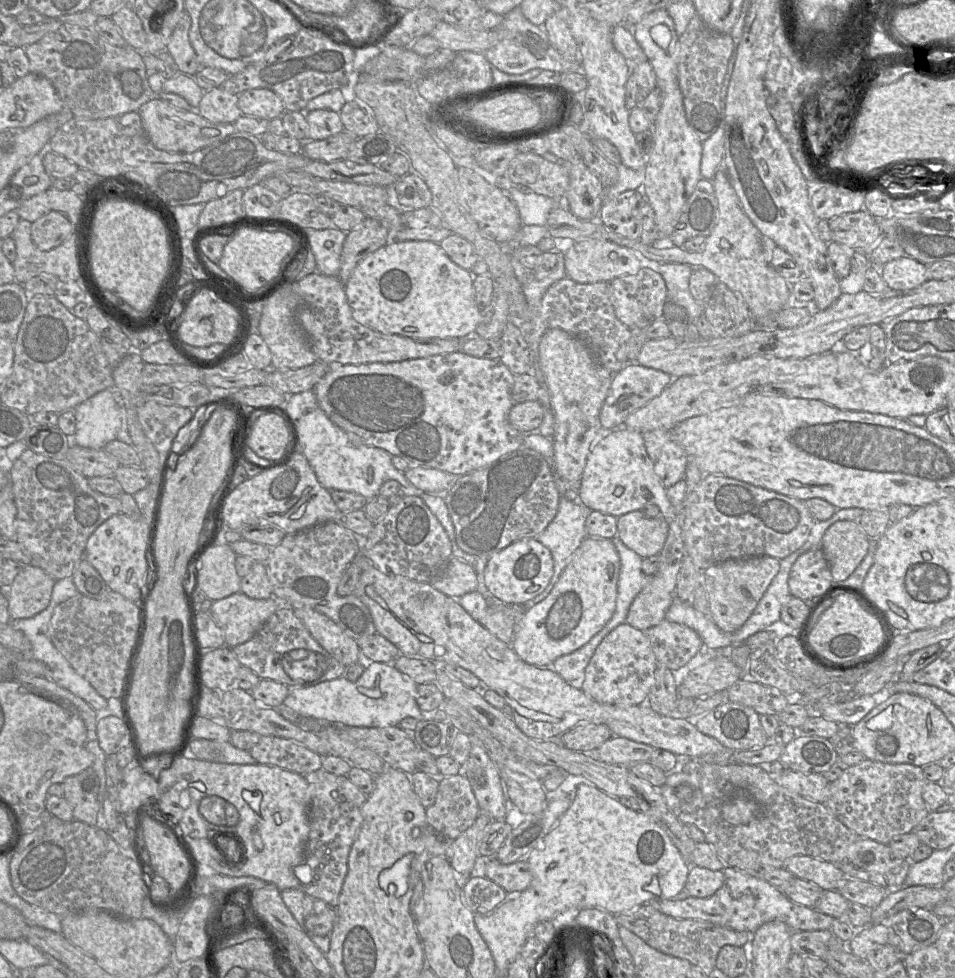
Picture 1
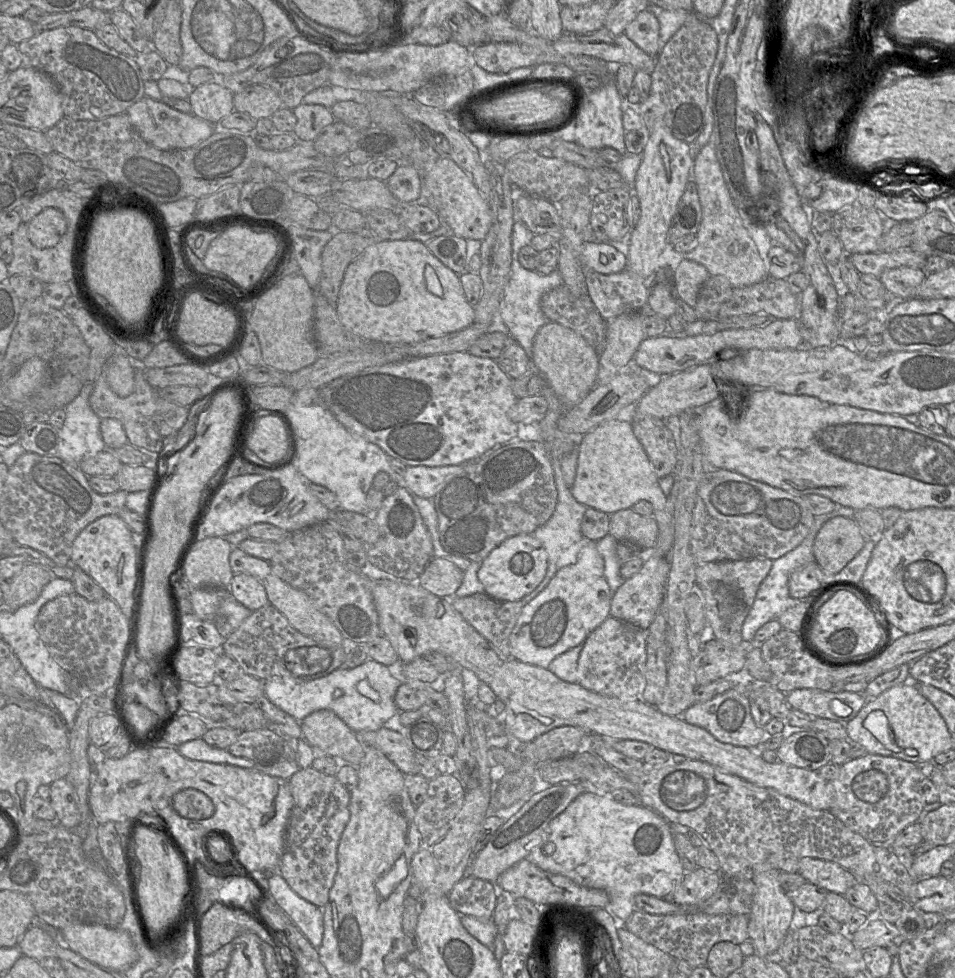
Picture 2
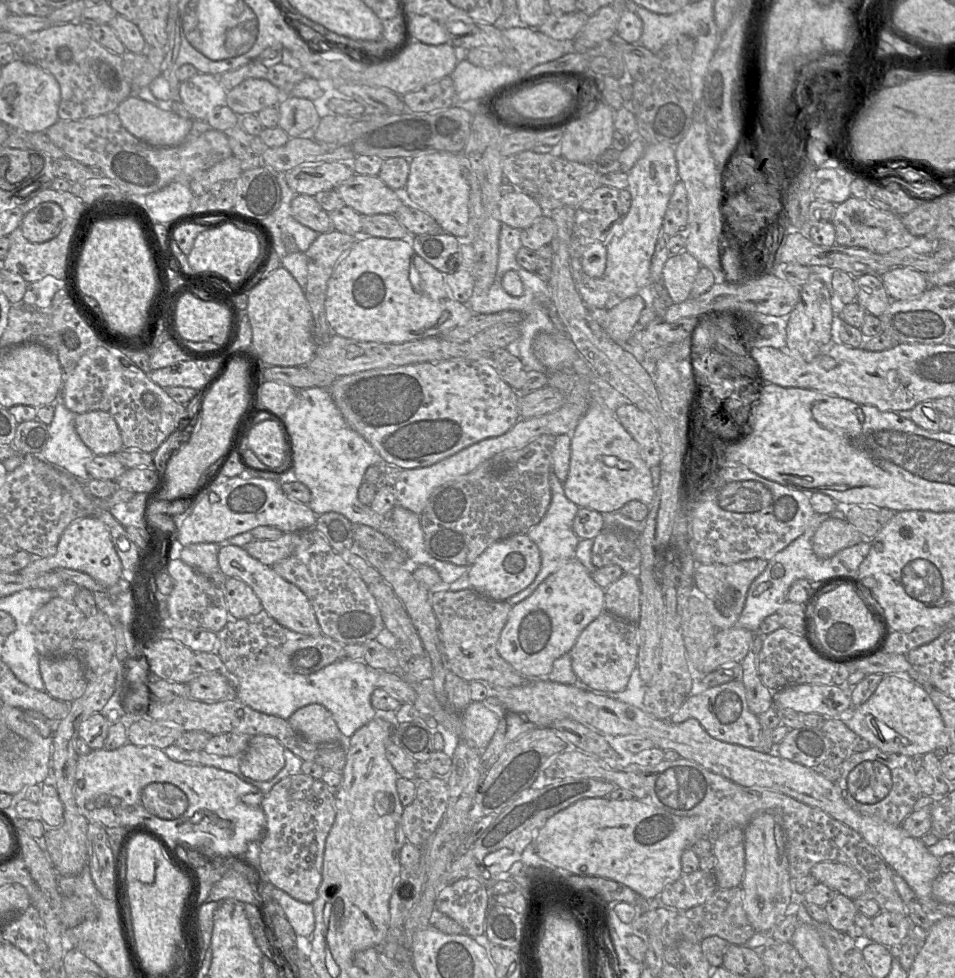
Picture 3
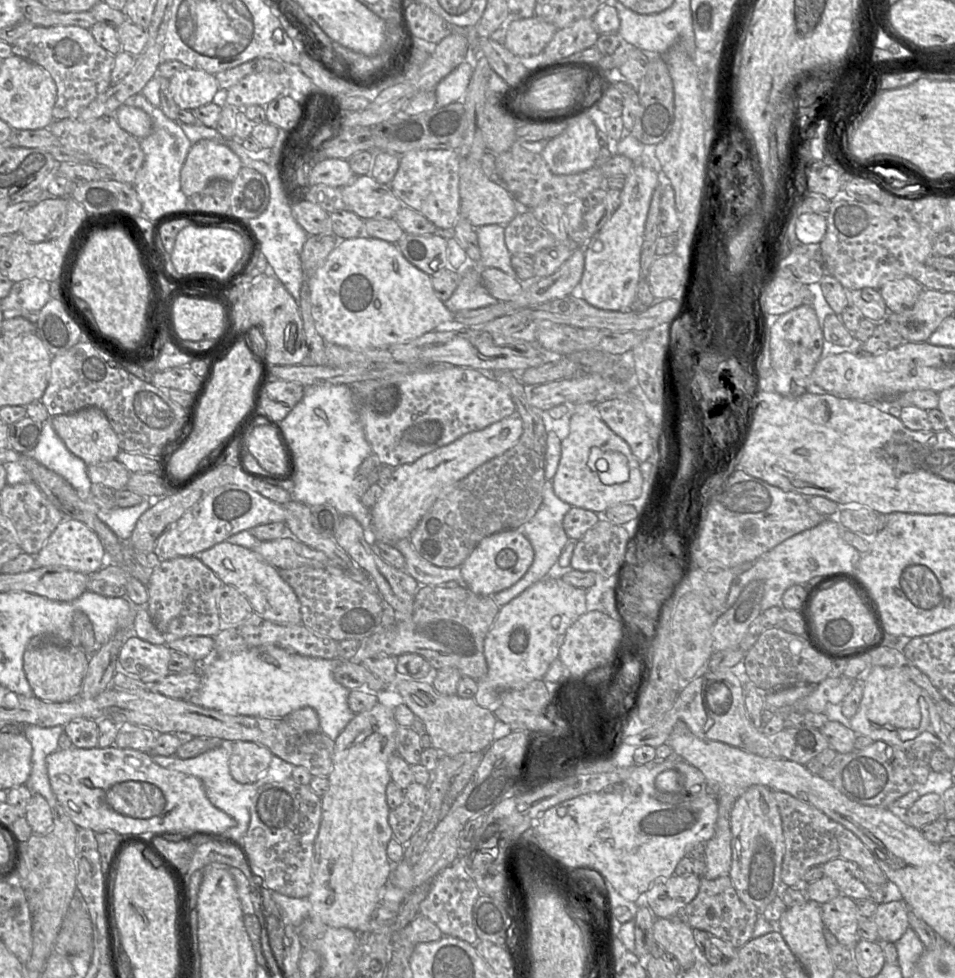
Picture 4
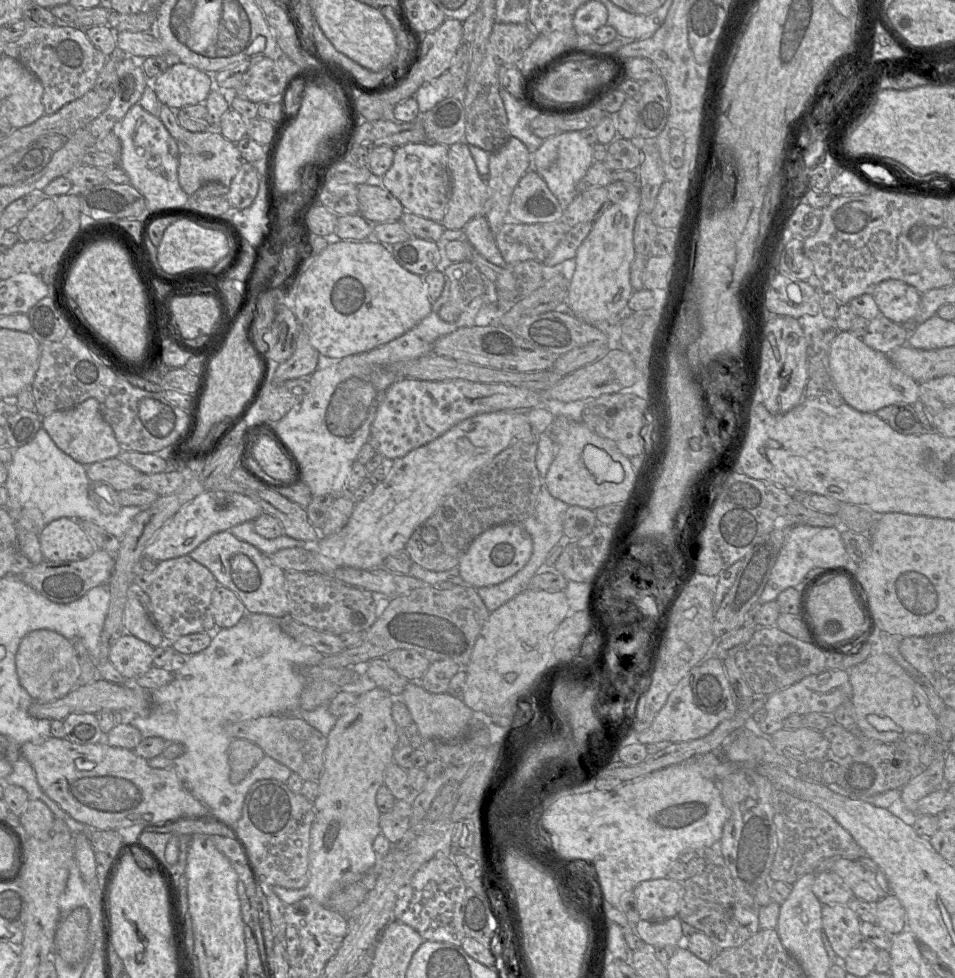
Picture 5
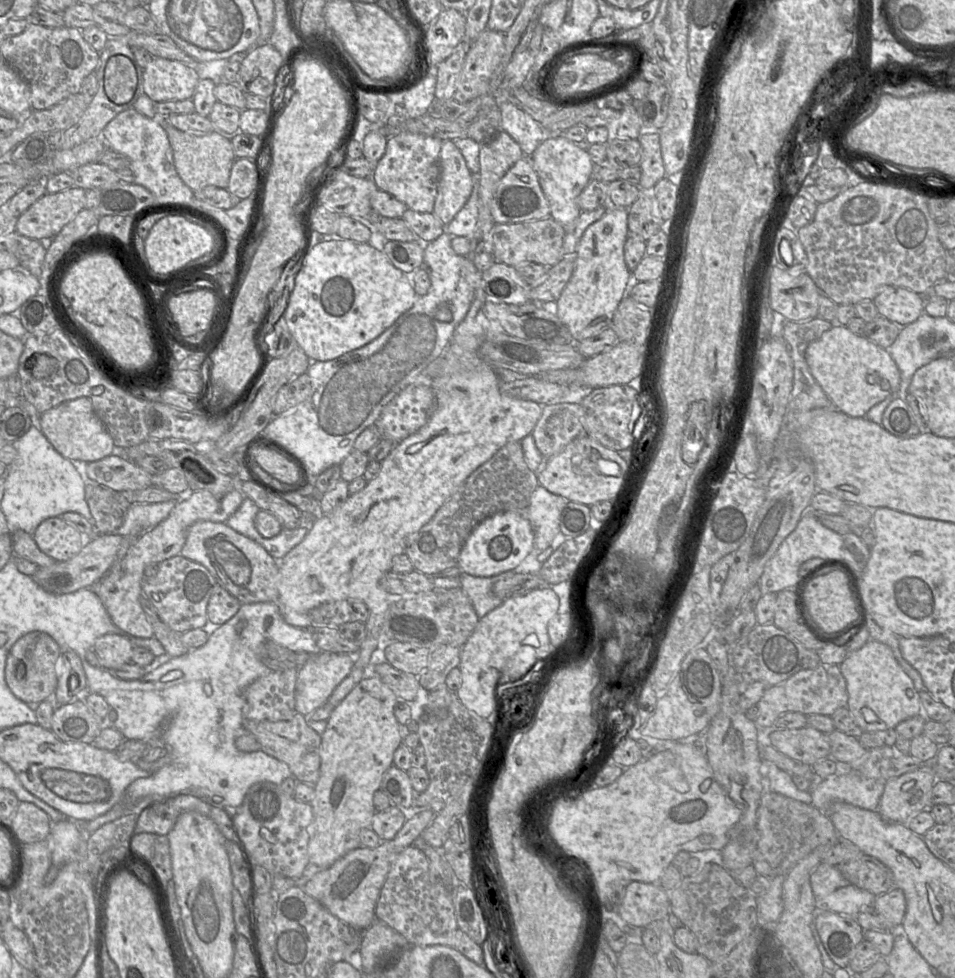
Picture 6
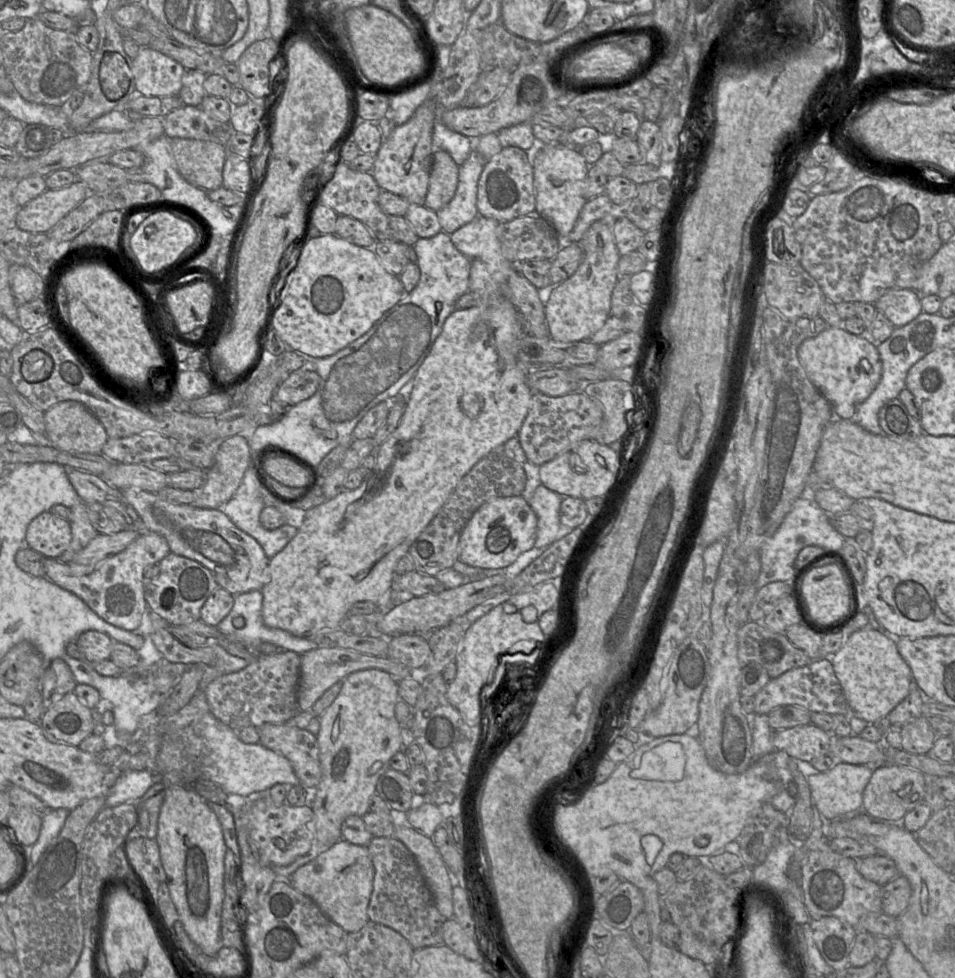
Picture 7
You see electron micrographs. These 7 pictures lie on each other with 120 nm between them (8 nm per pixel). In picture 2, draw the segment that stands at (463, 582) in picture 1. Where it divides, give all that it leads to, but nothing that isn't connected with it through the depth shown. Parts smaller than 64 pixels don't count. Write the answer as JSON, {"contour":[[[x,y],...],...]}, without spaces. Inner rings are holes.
{"contour":[[[433,558],[419,576],[418,584],[438,596],[454,596],[463,581],[464,572],[444,558]]]}

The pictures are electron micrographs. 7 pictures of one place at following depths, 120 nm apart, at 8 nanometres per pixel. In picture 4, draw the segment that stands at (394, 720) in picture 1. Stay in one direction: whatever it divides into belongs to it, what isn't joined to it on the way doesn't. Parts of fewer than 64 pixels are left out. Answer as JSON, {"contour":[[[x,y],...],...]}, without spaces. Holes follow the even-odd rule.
{"contour":[[[264,645],[234,654],[228,659],[211,656],[200,663],[202,684],[189,699],[193,704],[221,711],[228,715],[243,715],[267,719],[283,719],[289,713],[303,707],[313,708],[319,717],[320,731],[333,741],[341,734],[356,715],[348,705],[350,689],[338,683],[333,677],[334,669],[345,660],[323,659],[299,655],[274,645]]]}

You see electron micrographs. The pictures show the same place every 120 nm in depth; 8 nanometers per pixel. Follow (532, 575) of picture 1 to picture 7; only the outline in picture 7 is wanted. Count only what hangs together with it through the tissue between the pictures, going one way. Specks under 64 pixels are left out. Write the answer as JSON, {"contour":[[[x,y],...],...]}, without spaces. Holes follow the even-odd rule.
{"contour":[[[520,496],[498,497],[482,504],[463,528],[458,543],[458,560],[470,566],[483,569],[504,568],[517,557],[534,547],[537,530],[537,516],[529,503]]]}

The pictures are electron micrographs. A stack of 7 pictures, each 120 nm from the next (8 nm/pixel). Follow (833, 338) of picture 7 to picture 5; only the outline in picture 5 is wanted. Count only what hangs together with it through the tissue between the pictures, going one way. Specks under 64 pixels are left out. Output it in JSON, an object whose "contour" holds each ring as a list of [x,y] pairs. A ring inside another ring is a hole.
{"contour":[[[840,331],[833,340],[829,357],[829,372],[835,388],[855,410],[875,413],[897,403],[913,405],[919,399],[919,383],[898,369],[888,355],[876,351],[850,331]]]}

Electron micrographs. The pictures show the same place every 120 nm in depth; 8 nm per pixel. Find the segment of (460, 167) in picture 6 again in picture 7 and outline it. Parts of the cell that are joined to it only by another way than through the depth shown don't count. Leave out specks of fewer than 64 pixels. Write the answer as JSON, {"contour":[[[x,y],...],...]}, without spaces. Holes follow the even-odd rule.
{"contour":[[[434,147],[433,163],[424,205],[433,211],[439,211],[446,206],[455,195],[458,178],[459,165],[448,152]]]}

